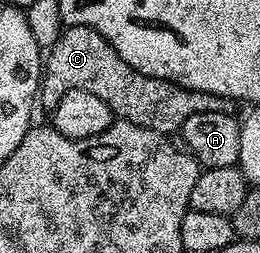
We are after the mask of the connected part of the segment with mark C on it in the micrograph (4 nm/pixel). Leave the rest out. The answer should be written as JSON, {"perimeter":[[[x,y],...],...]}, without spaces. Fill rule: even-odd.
{"perimeter":[[[83,25],[63,28],[56,43],[45,54],[40,82],[41,108],[43,105],[46,111],[52,111],[69,89],[92,91],[92,95],[97,95],[104,99],[104,103],[108,103],[115,118],[164,134],[181,130],[182,124],[192,119],[192,115],[234,113],[236,109],[235,102],[228,97],[185,89],[171,81],[156,79],[128,67],[128,63],[124,63],[124,59],[116,55],[108,39],[104,39],[104,35]]]}

